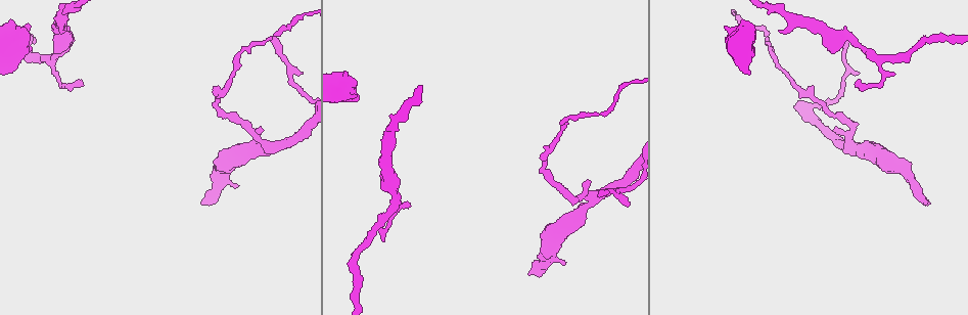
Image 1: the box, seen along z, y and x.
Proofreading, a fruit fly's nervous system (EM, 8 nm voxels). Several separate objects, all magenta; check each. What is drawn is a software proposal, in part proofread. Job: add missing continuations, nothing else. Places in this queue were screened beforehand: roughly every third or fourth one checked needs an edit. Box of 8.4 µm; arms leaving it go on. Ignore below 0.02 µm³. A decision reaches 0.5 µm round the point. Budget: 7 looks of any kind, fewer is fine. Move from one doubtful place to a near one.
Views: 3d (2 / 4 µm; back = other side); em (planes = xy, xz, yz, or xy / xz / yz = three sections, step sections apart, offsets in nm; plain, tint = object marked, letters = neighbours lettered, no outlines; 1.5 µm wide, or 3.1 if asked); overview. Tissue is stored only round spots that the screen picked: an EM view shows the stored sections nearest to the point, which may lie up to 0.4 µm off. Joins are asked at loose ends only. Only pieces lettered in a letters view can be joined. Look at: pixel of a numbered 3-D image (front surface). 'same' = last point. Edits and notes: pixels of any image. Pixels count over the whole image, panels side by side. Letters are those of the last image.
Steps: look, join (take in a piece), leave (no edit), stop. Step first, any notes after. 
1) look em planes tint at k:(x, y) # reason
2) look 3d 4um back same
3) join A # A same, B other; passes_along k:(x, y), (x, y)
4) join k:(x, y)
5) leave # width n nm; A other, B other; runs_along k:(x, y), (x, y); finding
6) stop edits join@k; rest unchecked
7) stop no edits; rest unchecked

look 3d 4um at 1:(860, 84) # branch stops here

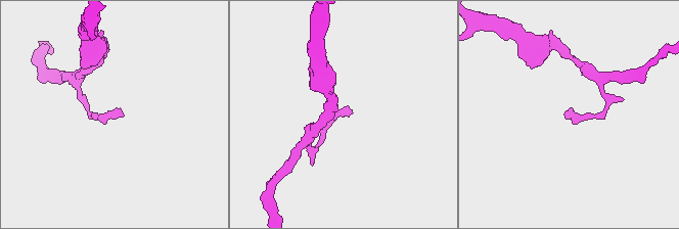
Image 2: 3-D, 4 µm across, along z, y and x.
look em planes letters at 2:(572, 115) # now the EM

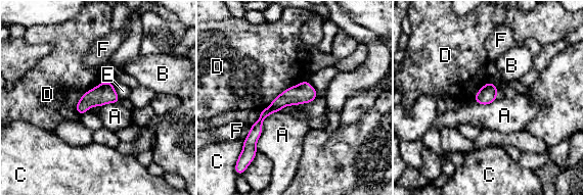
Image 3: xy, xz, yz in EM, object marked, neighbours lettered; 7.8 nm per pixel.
leave # A other, B other, C other, D other, E other, F other; border 3:(279, 110), (263, 120), (255, 148); no lettered piece goes on from it

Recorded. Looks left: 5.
look em 3.1um xy step 8 tint at 1:(27, 25)

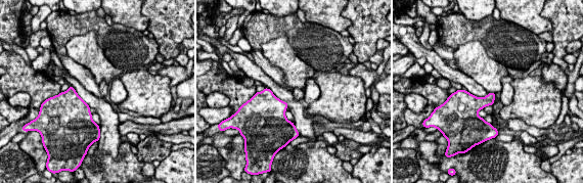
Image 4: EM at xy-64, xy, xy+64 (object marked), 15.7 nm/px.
look em 3.1um planes letters same

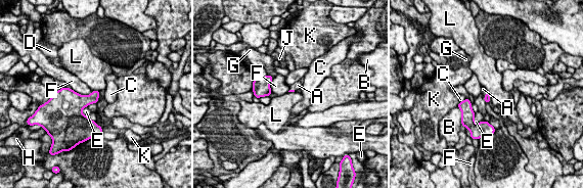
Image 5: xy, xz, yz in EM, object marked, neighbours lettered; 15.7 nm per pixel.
join A # A same, B other, C other, D other, E other, F other, G other, H other, J other, K other, L other; passes_along 5:(487, 98), (486, 94), (483, 89); the neuron continues

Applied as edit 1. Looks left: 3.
look overview # redraw

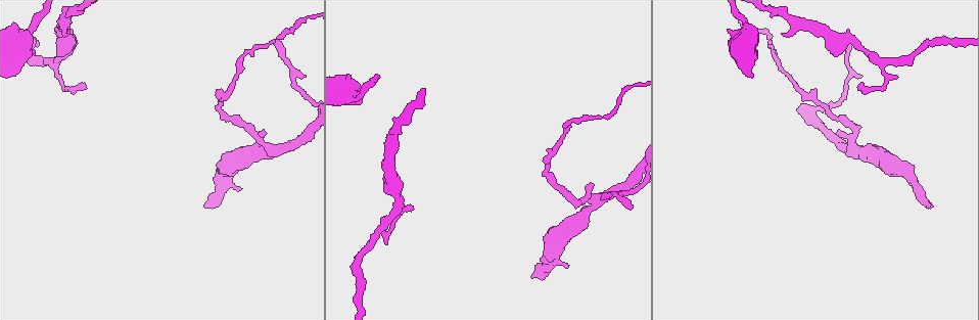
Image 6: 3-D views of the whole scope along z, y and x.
look em yz step 4 letters at 6:(931, 205) # branch stops here

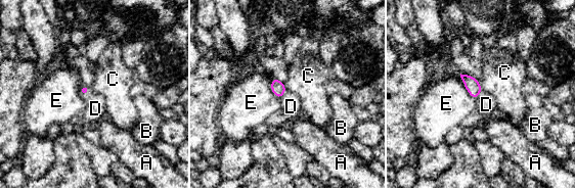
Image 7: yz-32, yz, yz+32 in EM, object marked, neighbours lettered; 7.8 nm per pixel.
look em xy step 8 letters same # another direction

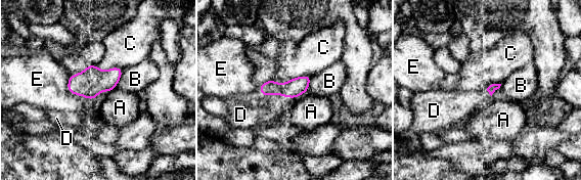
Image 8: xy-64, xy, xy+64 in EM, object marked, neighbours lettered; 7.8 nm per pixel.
join D # A other, B other, C other, D same, E other; it goes on there

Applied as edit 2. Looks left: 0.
stop edits join@5, join@8; rest unchecked

